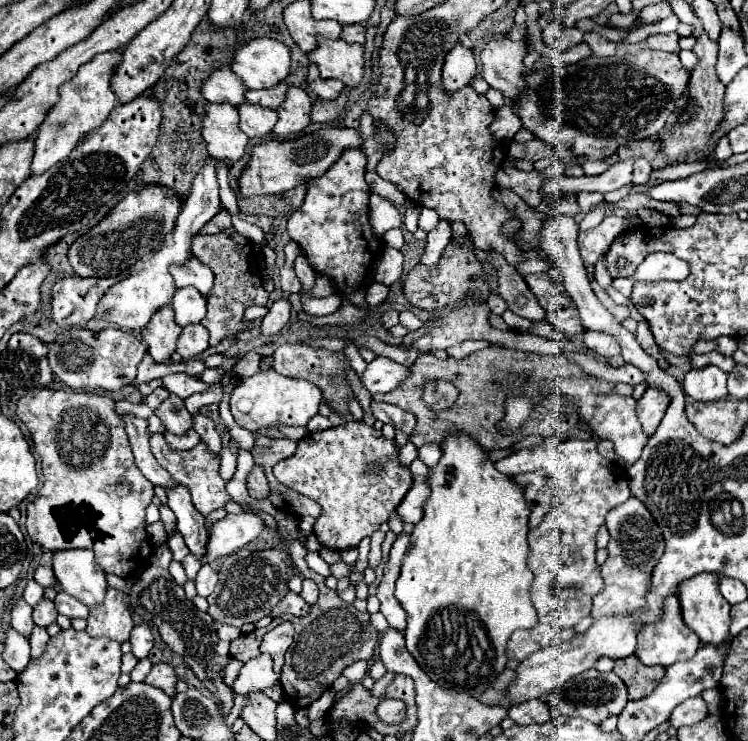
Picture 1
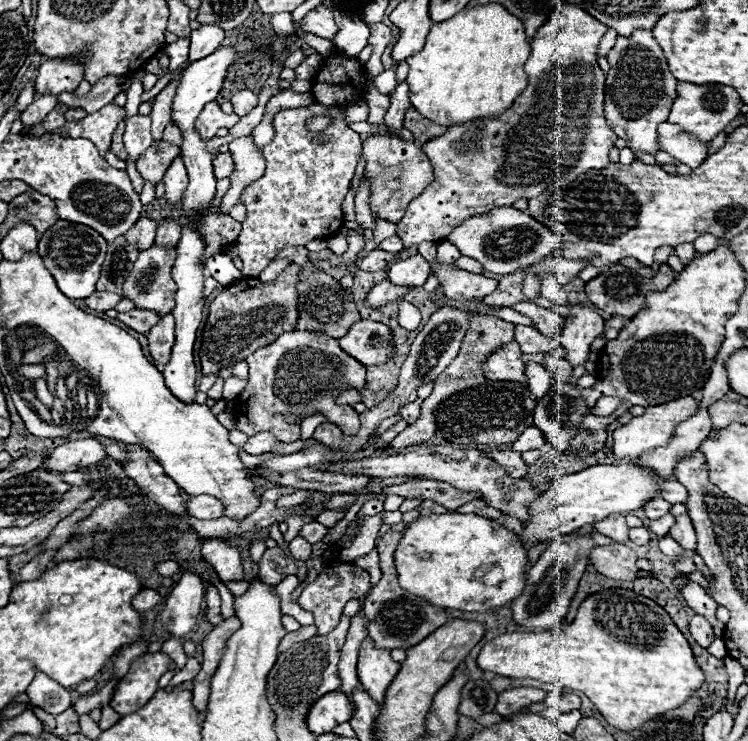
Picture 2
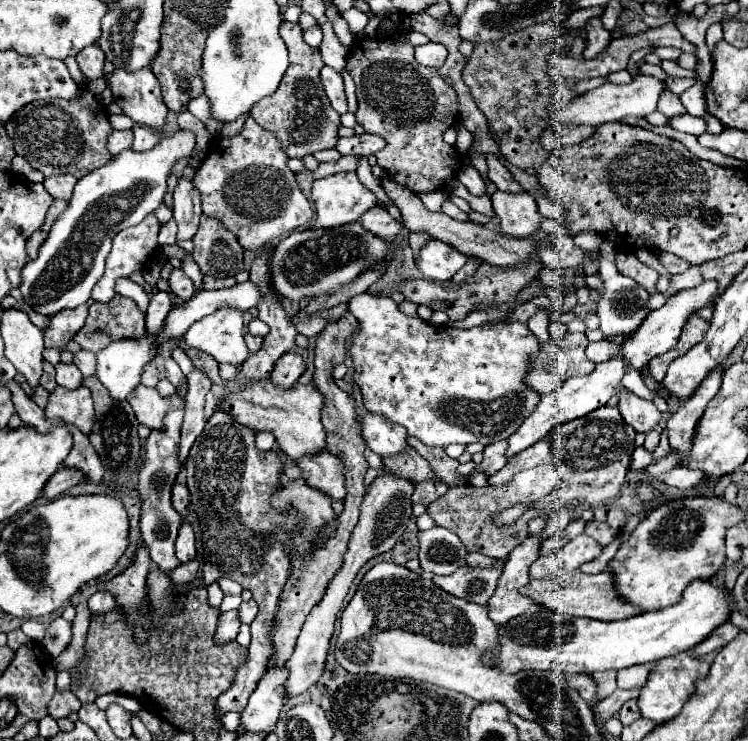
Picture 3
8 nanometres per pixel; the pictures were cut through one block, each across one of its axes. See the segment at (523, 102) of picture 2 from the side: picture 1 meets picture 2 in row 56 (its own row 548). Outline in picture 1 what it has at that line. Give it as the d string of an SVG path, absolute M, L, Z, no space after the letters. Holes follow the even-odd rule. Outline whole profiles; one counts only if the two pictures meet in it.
M594 438L564 440L556 446L556 456L556 468L562 476L554 484L550 512L538 528L528 532L528 568L534 572L530 598L538 612L538 624L530 630L516 630L510 636L506 646L510 660L524 660L538 648L552 646L562 628L576 626L590 614L592 598L604 588L596 570L596 532L606 514L630 496L626 470L600 456Z

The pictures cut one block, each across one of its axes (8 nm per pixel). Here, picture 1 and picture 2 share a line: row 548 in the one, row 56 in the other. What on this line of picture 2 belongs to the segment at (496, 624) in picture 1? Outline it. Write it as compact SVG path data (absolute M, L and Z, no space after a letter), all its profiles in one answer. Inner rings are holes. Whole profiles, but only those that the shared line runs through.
M480 4L476 8L466 8L450 20L434 22L424 48L418 54L406 58L410 66L406 78L406 84L410 86L410 104L424 118L442 126L498 116L506 112L508 106L512 106L514 98L528 86L528 78L524 74L524 62L528 60L528 56L530 40L524 34L524 26L502 4Z

